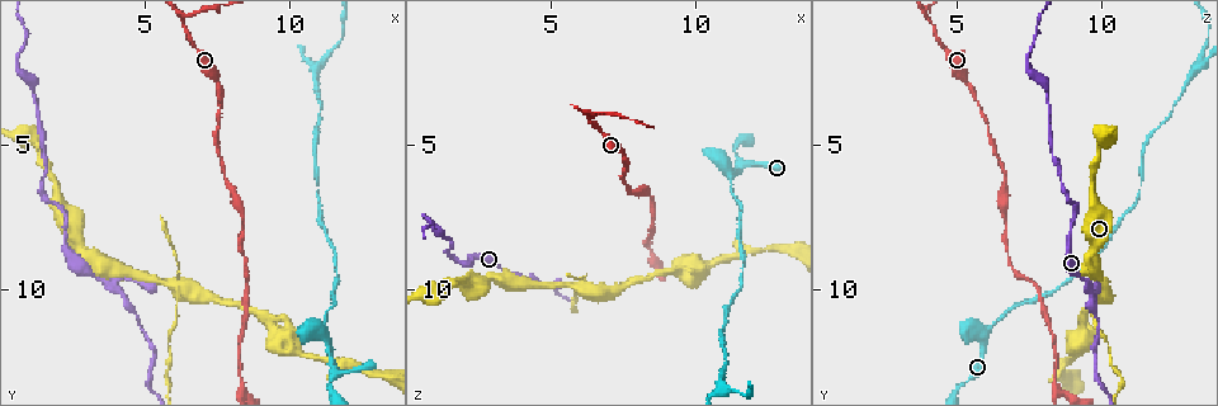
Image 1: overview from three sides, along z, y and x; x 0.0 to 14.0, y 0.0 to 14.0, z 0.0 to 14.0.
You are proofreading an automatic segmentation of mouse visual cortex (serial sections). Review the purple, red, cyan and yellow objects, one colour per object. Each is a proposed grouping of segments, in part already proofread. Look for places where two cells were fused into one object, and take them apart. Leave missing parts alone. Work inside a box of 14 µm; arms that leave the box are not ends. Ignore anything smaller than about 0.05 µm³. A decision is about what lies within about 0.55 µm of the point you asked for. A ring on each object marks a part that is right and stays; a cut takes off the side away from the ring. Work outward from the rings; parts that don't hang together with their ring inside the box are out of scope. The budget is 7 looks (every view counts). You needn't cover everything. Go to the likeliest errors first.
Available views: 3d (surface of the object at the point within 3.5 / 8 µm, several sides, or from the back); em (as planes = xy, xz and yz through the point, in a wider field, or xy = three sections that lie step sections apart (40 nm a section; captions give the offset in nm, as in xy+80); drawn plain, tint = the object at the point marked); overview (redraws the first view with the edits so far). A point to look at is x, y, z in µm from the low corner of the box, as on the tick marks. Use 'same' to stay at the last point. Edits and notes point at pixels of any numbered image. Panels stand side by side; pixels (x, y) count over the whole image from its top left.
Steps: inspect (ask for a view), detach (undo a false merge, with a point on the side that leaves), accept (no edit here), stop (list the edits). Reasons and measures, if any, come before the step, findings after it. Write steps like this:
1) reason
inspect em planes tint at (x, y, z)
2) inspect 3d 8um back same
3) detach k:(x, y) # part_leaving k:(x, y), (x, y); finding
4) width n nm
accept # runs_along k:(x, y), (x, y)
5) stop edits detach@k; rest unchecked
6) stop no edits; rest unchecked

branch point
inspect 3d 3.5um at (6.0, 9.9, 10.0)

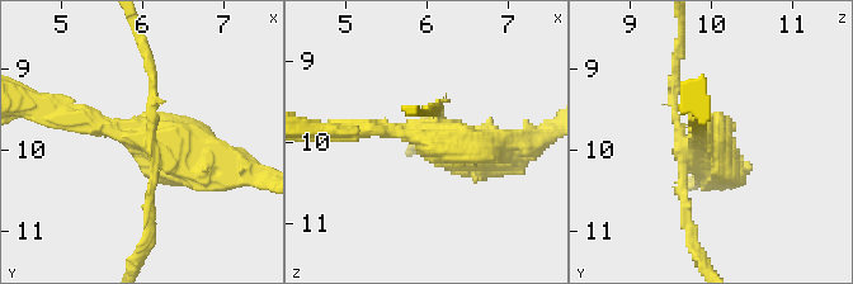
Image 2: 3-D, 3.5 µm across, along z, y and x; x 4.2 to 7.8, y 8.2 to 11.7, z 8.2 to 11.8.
need the tissue
inspect em xy step 3 tint at (6.00, 9.80, 10.00)

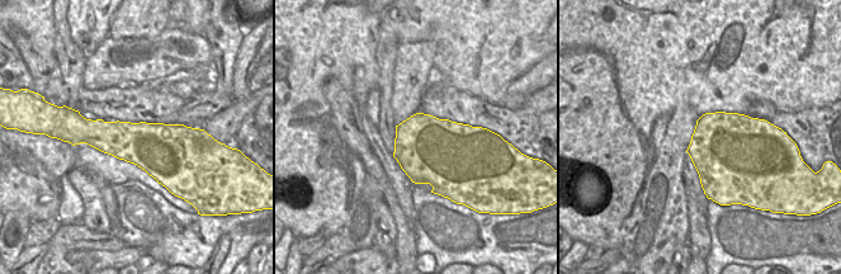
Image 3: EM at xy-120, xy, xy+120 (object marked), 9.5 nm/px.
detach 2:(687, 209) # part_leaving 2:(686, 162), (686, 221), (702, 264); two cells meet here

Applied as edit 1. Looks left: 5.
inspect overview

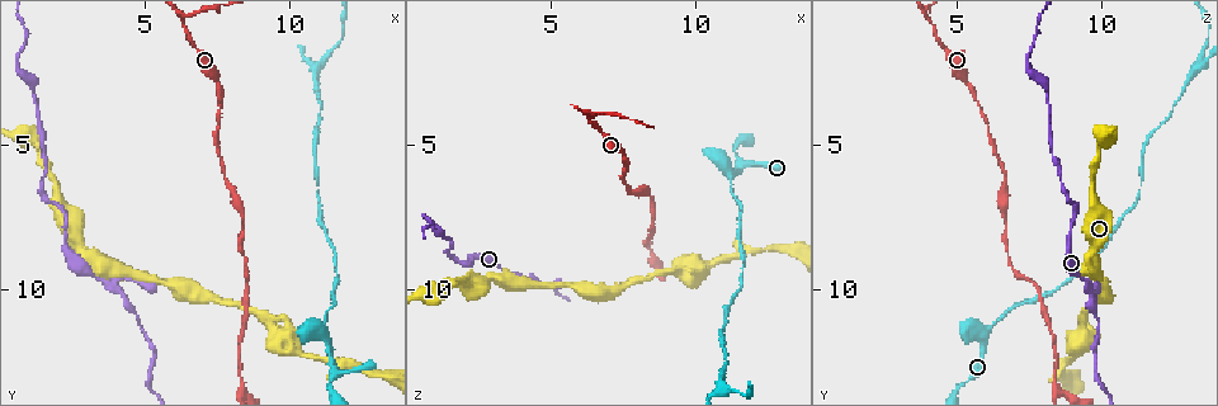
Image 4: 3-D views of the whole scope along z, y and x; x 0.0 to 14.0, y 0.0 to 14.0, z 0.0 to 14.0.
abrupt turn
inspect 3d 8um at (8.4, 13.4, 8.4)

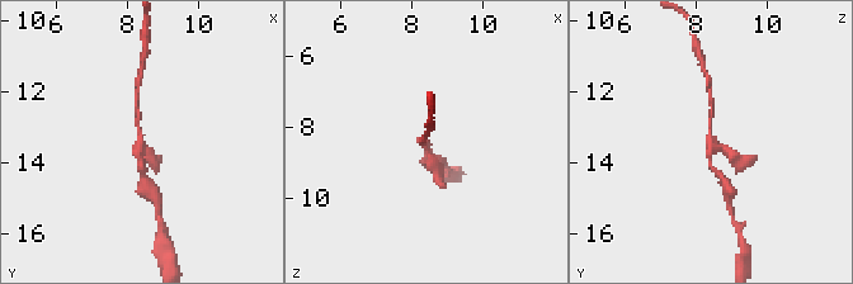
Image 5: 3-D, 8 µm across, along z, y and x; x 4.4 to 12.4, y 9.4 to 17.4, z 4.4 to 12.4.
inspect em xy step 3 tint at (8.3, 13.4, 8.4)

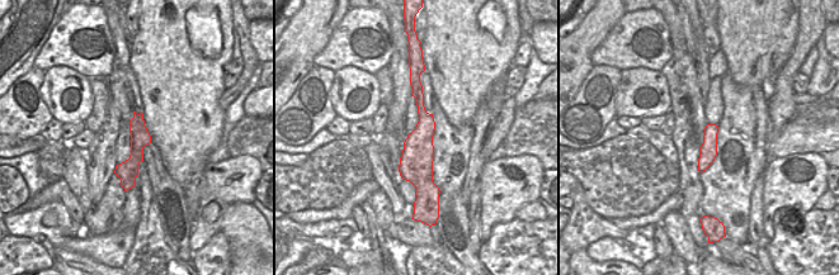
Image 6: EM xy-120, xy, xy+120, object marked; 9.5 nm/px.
width 320 nm
accept # runs_along 6:(414, 84), (423, 113), (424, 193); all the same cell

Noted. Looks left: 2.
narrows sharply
inspect em xy step 1 tint at (3.9, 9.8, 9.7)

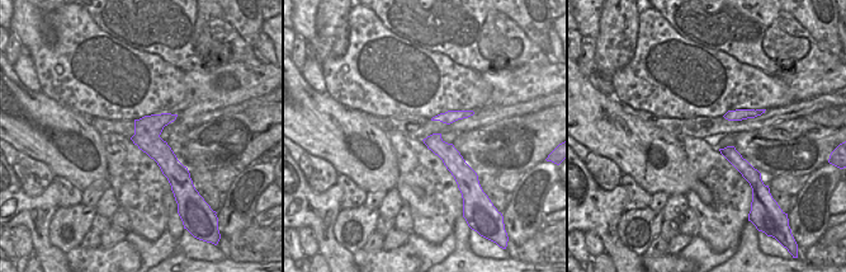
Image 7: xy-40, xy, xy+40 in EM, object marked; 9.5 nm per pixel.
inspect 3d 3.5um same

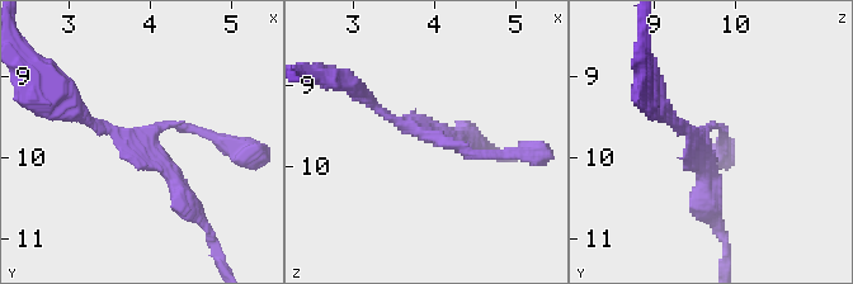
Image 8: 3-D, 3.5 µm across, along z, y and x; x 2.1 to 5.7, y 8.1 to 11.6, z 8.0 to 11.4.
accept # runs_along 7:(428, 141), (468, 170); all the same cell

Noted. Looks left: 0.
stop edits detach@2; rest unchecked

